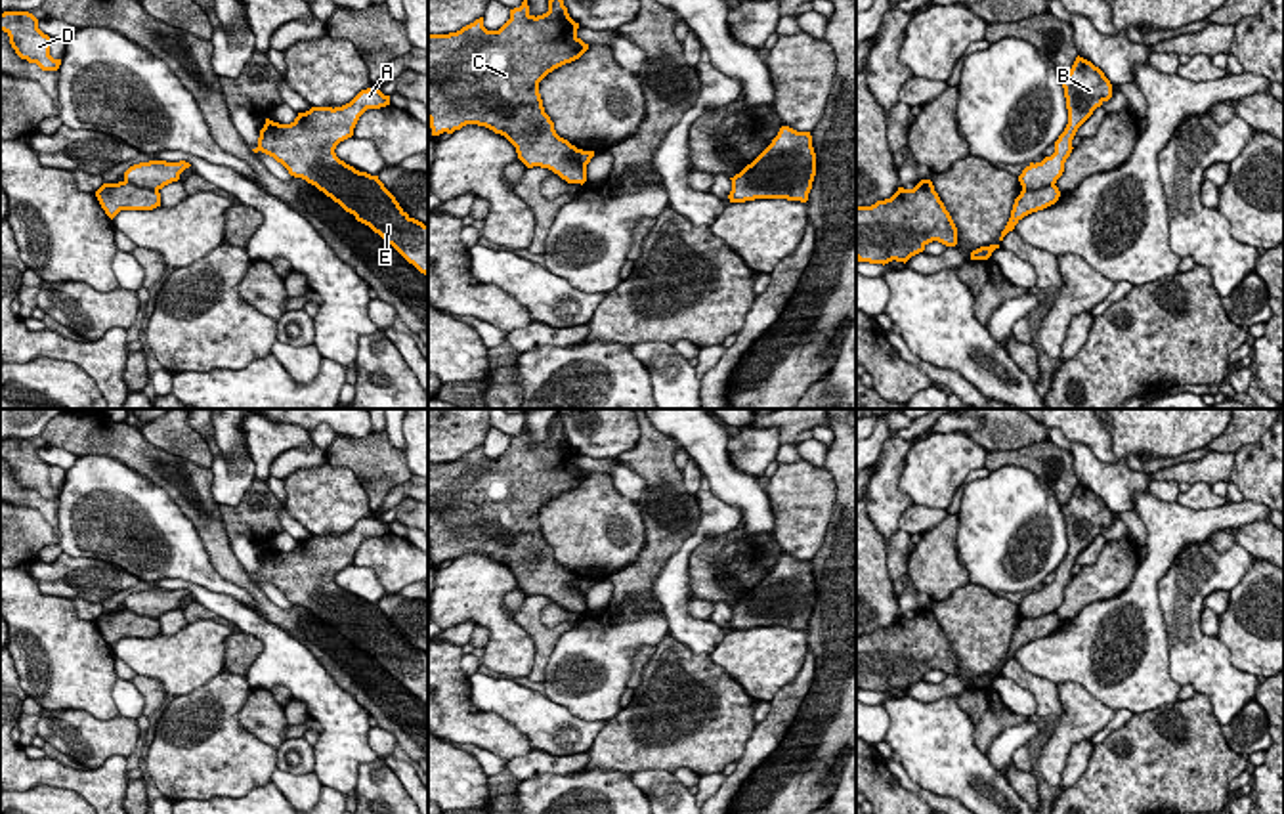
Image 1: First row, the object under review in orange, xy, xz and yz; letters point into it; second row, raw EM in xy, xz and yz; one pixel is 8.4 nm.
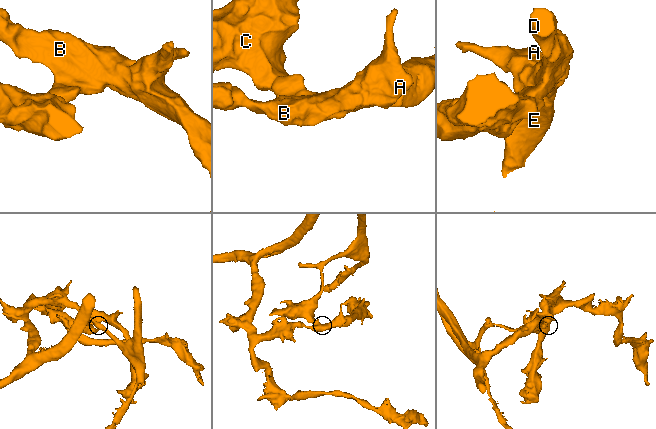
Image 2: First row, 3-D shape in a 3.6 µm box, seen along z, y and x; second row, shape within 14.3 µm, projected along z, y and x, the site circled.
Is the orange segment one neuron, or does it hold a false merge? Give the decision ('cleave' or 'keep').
cleave

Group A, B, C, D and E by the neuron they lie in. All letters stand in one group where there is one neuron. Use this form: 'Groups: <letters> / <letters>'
Groups: A B D E / C

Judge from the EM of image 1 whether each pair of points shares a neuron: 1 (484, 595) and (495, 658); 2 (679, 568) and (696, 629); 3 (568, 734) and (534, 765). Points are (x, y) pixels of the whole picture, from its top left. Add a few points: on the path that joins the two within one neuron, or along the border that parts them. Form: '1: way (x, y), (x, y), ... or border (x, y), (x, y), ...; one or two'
1: way (488, 610), (497, 621), (497, 642); one
2: way (677, 583), (677, 610), (681, 614); one
3: border (532, 748), (555, 755), (587, 751); two

